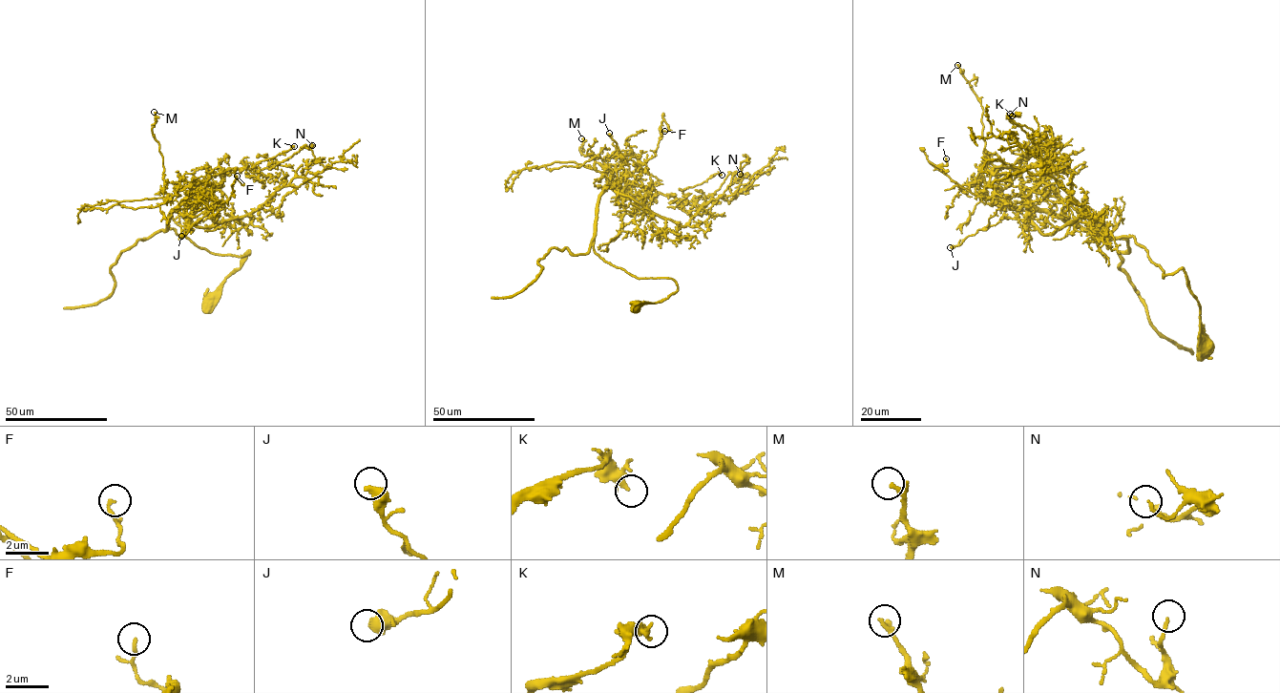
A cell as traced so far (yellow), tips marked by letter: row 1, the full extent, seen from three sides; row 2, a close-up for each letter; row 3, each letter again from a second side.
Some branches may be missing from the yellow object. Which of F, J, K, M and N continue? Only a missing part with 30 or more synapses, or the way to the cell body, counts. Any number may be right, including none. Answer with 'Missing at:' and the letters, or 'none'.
Missing at: none

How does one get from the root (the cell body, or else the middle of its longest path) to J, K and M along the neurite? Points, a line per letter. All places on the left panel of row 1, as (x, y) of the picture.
J: (208, 304), (250, 251), (215, 255), (166, 229), (188, 192), (209, 181), (218, 203), (181, 236)
K: (208, 304), (250, 251), (210, 253), (166, 230), (169, 216), (201, 181), (228, 169), (255, 168), (294, 146)
M: (208, 304), (250, 251), (215, 255), (166, 230), (171, 213), (198, 183), (182, 187), (162, 178), (154, 112)

